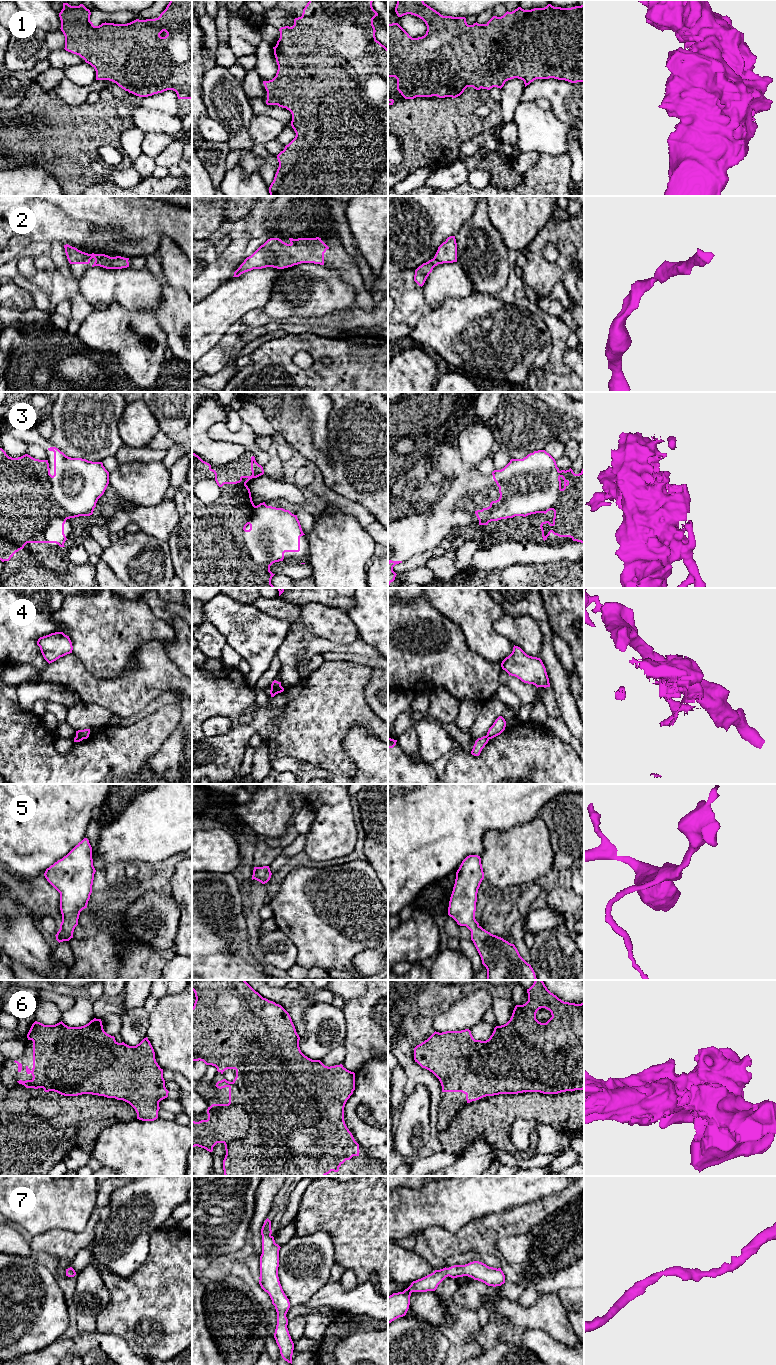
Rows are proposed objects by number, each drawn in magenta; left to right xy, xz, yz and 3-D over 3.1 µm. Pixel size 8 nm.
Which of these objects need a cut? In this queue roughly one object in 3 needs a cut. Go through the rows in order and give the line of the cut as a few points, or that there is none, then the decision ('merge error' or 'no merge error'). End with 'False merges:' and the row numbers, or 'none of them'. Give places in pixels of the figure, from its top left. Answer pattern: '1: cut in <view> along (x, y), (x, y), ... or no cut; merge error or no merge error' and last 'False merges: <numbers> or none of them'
1: no cut; no merge error
2: no cut; no merge error
3: cut in xz along (255, 506), (254, 522), (271, 523), (278, 535), (293, 534); merge error
4: cut in xz along (280, 685), (271, 690); merge error
5: no cut; no merge error
6: no cut; no merge error
7: no cut; no merge error
False merges: 3, 4

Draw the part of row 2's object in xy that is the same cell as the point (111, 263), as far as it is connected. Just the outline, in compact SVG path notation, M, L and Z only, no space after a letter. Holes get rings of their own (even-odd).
M64 245L65 253L70 264L89 264L92 258L95 259L94 266L100 266L106 269L122 269L129 267L129 258L121 256L110 257L105 254L88 254L72 247Z

